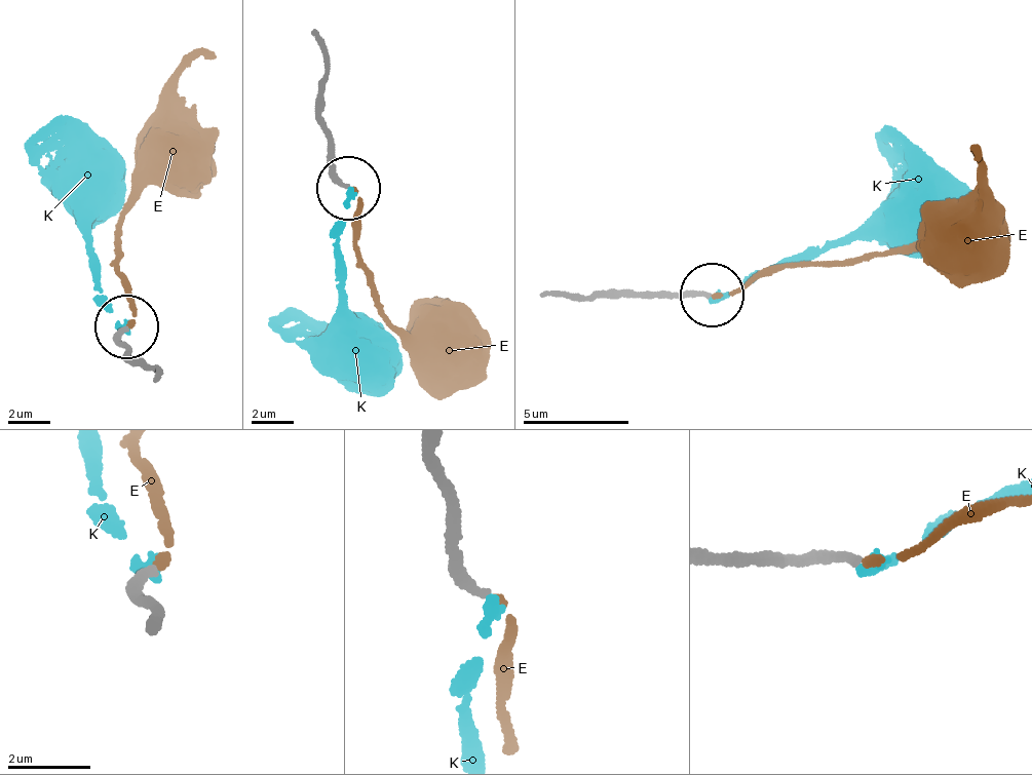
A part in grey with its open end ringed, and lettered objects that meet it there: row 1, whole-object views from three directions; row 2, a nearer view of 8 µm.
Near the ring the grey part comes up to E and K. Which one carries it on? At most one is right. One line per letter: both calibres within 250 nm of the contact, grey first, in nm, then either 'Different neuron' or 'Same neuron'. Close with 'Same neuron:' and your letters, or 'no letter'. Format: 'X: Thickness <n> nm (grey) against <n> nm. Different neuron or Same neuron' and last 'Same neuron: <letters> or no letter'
E: Thickness 240 nm (grey) against 160 nm. Same neuron
K: Thickness 240 nm (grey) against 320 nm. Different neuron
Same neuron: E

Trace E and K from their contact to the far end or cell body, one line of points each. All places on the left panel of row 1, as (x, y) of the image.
E: (126, 328), (136, 315), (129, 288), (110, 265), (112, 245), (161, 155)
K: (126, 328), (103, 305), (70, 206), (62, 199), (67, 183), (83, 178)

